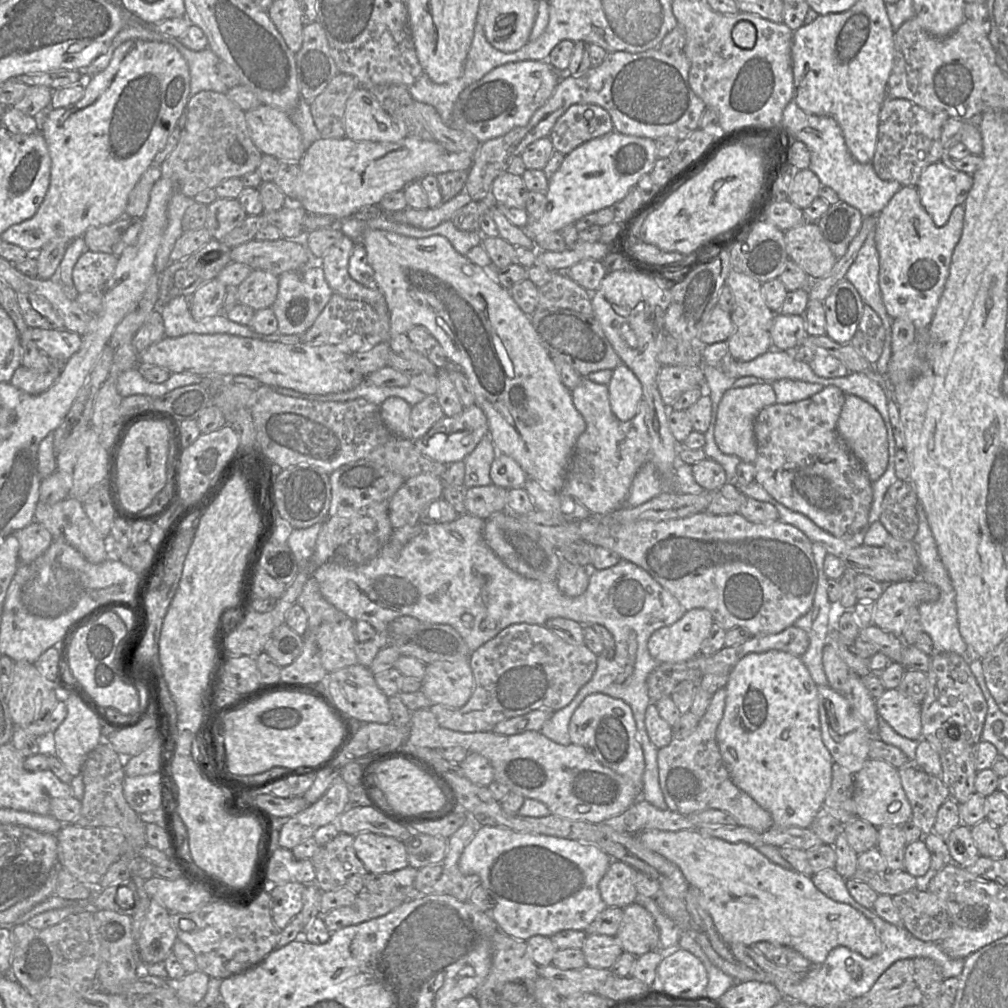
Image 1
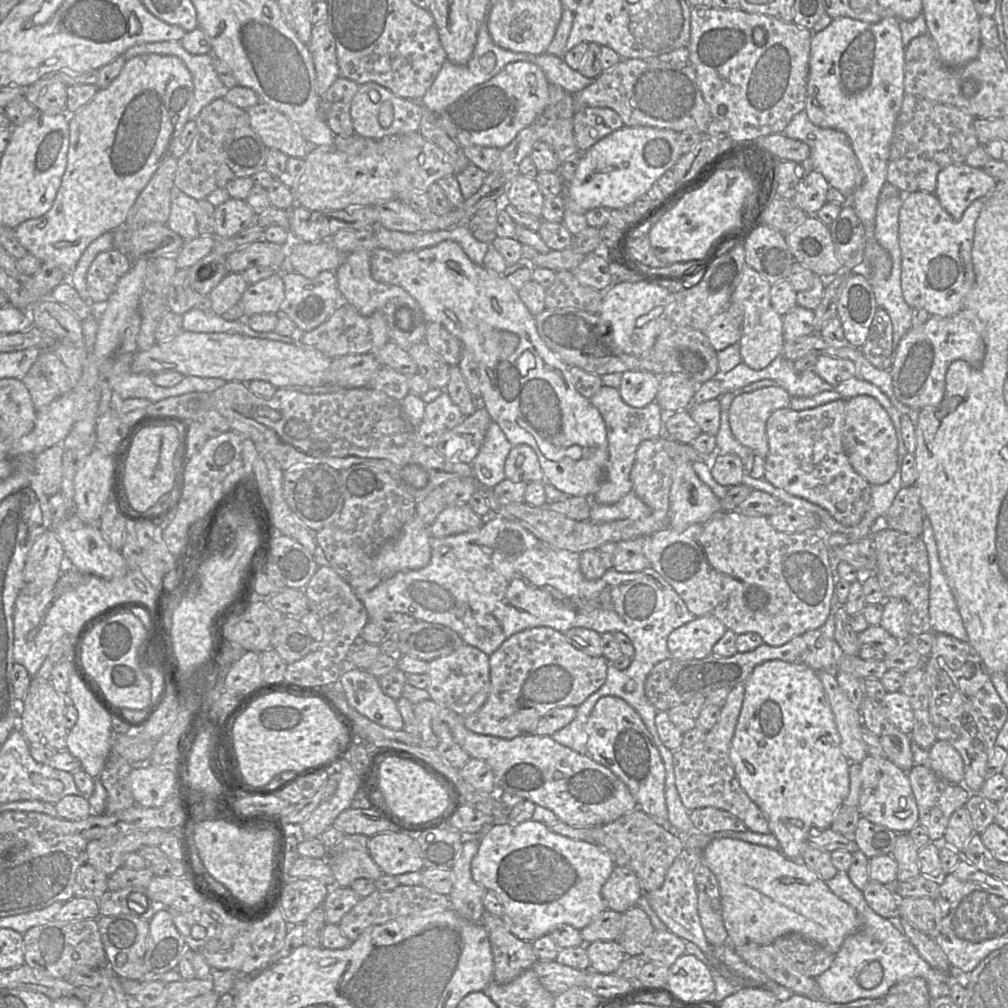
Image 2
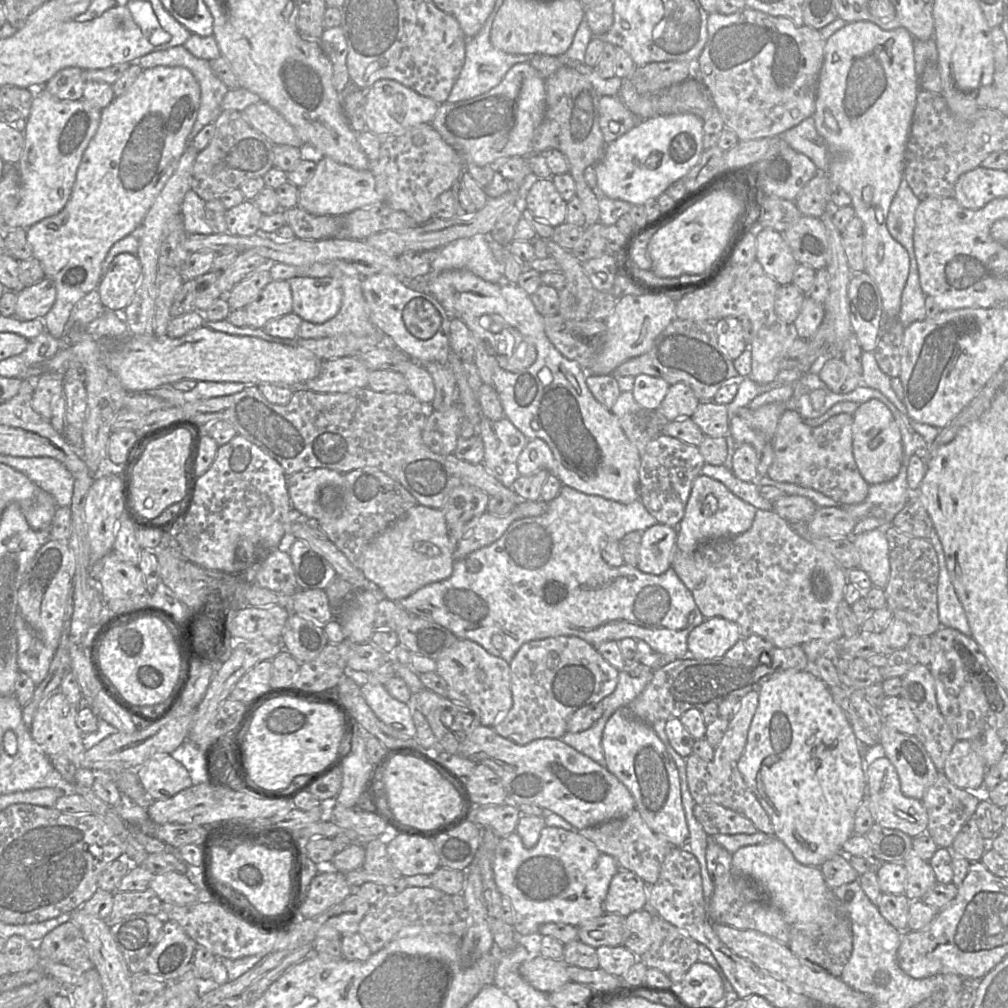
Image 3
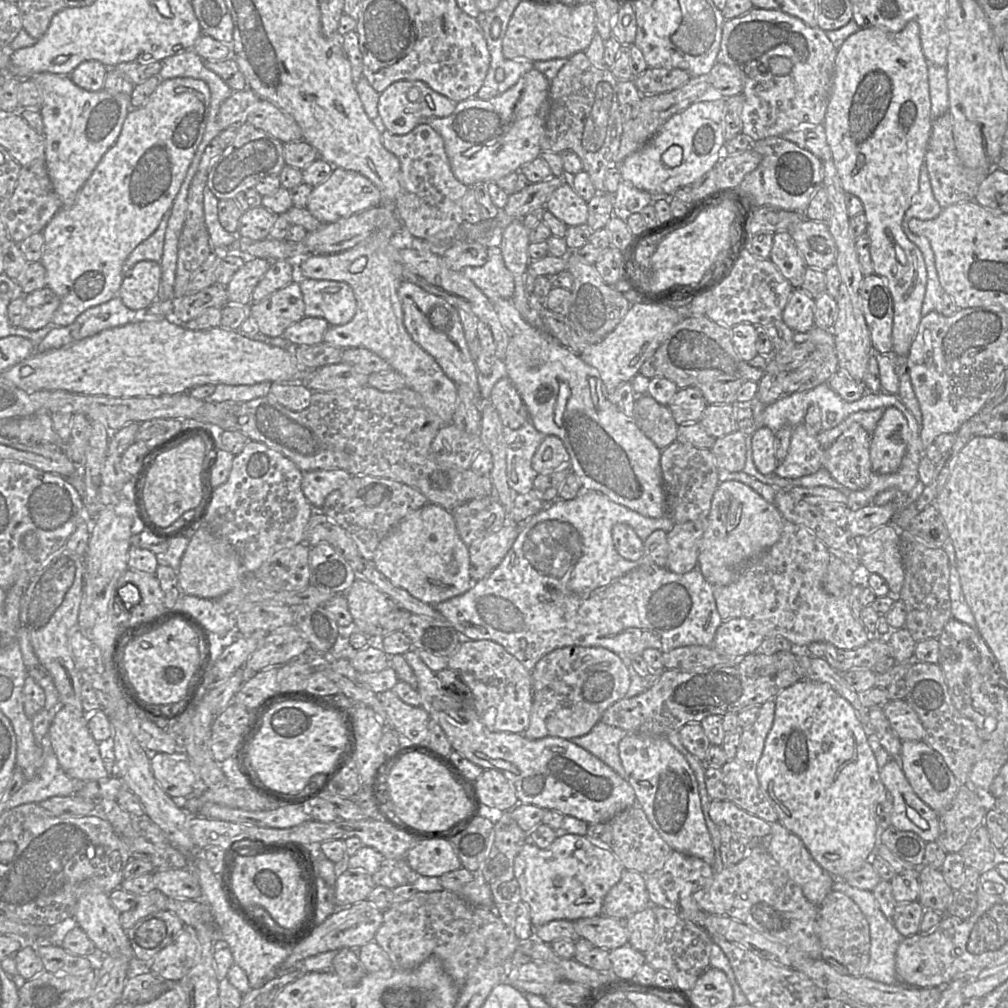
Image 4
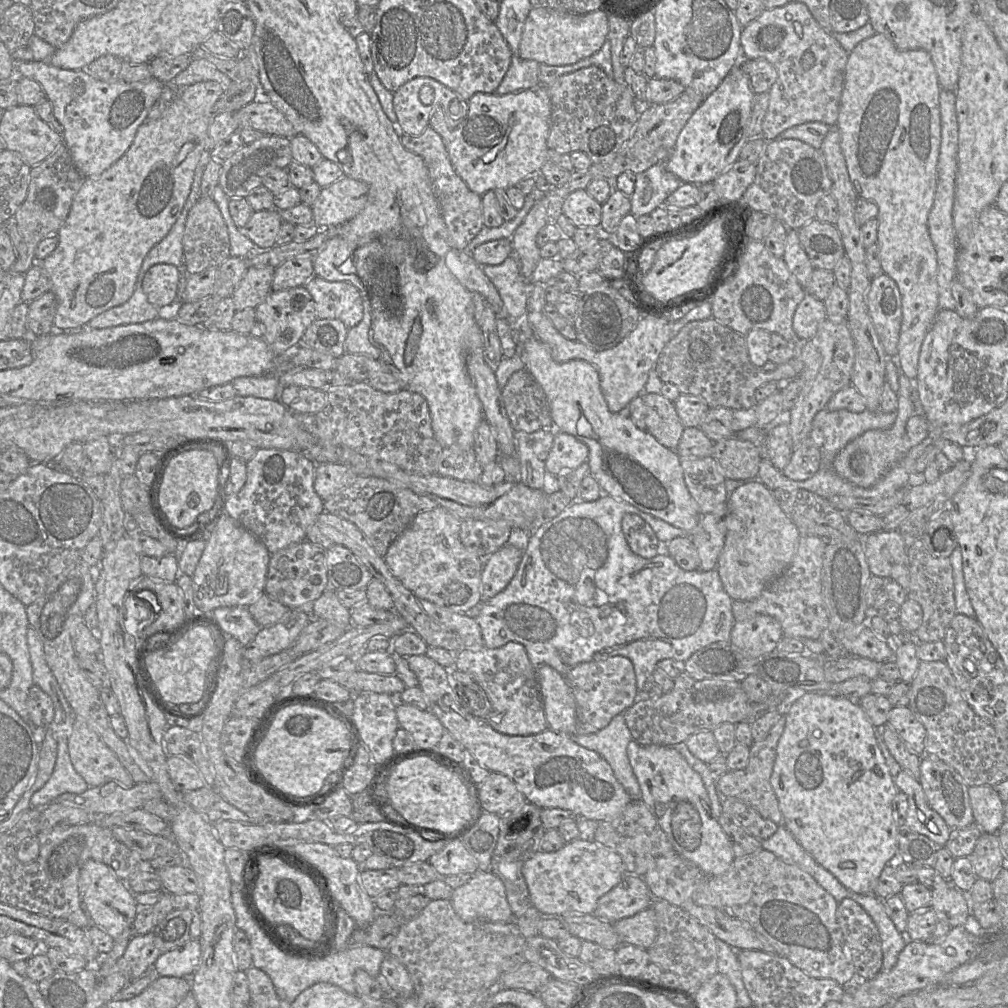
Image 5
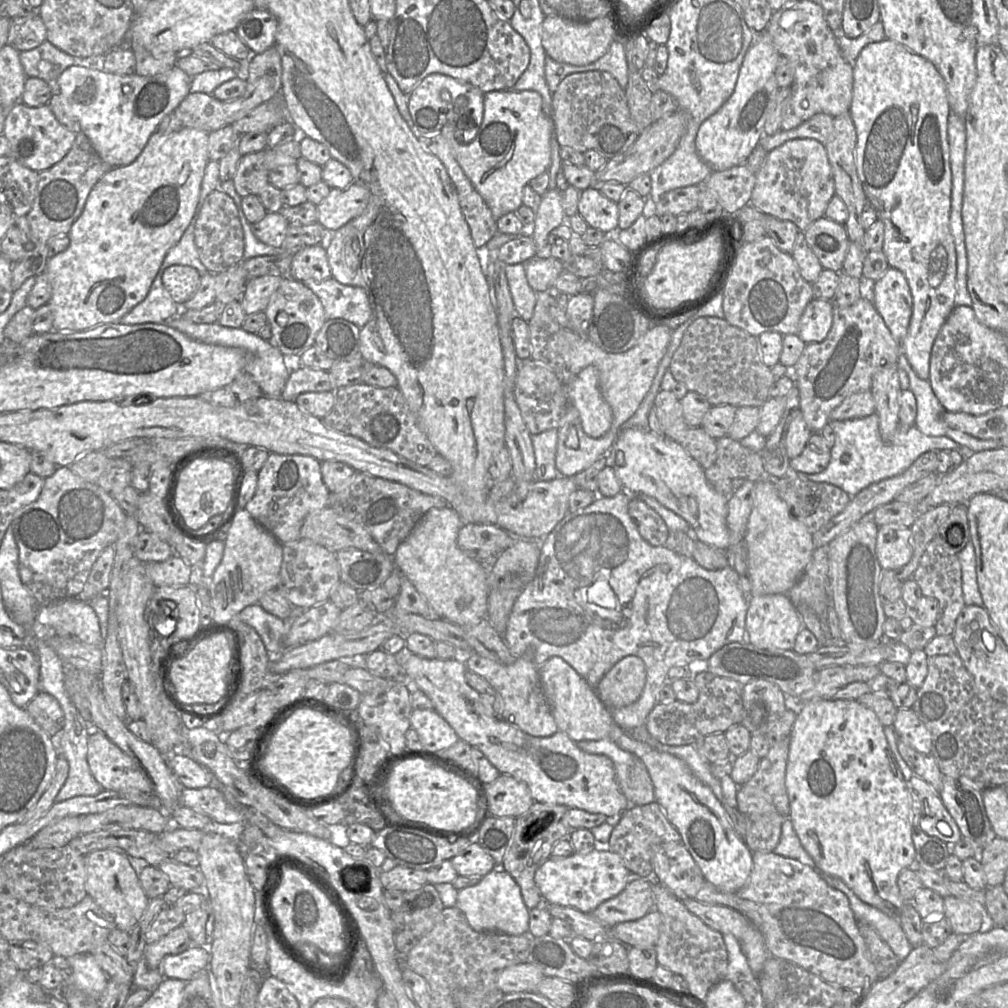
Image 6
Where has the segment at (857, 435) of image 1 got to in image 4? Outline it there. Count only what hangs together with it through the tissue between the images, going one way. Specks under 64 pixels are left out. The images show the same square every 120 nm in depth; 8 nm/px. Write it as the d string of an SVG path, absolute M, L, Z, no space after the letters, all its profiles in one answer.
M894 407L884 409L870 440L873 473L890 474L898 470L909 439L905 416Z

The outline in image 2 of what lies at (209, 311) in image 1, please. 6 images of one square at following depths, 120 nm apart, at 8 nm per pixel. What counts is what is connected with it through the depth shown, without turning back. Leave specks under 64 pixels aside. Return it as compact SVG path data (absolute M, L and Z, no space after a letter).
M228 273L208 294L212 312L216 315L223 315L239 303L248 286L241 273Z

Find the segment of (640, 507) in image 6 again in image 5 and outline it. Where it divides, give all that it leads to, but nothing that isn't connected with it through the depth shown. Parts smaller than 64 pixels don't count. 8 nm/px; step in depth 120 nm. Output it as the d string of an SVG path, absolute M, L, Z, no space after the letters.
M636 514L624 515L621 527L631 550L643 558L667 553L665 542L659 541L651 526Z

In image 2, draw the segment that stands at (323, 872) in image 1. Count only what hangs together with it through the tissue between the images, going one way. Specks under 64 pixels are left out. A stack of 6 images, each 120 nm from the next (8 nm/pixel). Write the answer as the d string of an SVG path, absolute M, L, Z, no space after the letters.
M361 834L345 835L323 859L330 867L336 886L350 887L359 878L377 880L384 873L368 851L368 837Z

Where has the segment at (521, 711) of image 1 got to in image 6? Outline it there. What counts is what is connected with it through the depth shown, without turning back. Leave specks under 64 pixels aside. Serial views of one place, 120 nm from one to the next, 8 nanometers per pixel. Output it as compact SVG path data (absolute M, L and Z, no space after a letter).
M626 656L619 660L594 688L602 703L609 709L617 709L636 702L646 682L646 669L642 659Z

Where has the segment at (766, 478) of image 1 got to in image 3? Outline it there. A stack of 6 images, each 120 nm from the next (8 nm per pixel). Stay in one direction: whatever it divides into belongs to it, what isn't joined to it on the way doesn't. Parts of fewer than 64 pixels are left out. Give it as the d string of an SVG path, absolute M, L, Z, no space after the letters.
M793 409L781 414L772 440L774 457L768 477L777 482L812 488L841 505L862 503L867 498L870 485L860 474L853 456L852 415L834 415L816 427L807 425L804 419Z

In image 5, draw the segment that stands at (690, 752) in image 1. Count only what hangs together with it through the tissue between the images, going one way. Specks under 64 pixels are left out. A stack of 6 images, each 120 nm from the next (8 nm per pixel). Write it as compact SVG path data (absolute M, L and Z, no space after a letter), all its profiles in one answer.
M781 715L771 728L768 736L762 741L754 742L749 747L749 762L745 769L728 770L716 778L717 793L720 800L723 798L722 795L725 798L736 798L754 808L762 817L778 825L784 823L784 818L779 808L778 799L771 786L770 777L776 759L777 745L783 733L785 723L785 716Z

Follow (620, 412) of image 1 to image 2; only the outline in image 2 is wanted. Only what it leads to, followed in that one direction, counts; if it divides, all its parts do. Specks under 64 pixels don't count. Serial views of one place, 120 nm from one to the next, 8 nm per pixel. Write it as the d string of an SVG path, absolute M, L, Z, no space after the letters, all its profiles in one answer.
M626 371L622 373L618 390L626 404L634 408L643 408L655 401L659 390L659 378L646 371Z

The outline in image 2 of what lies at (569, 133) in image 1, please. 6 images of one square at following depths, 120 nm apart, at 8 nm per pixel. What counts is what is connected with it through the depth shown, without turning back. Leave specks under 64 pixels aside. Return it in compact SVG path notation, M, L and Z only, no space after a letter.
M586 106L579 108L573 118L575 143L581 152L624 125L611 108Z

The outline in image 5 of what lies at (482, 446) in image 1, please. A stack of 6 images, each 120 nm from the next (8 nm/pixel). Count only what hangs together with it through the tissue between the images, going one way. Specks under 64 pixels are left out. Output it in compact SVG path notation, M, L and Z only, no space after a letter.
M551 426L535 432L515 431L516 456L521 465L521 483L532 489L545 484L546 460L558 430Z

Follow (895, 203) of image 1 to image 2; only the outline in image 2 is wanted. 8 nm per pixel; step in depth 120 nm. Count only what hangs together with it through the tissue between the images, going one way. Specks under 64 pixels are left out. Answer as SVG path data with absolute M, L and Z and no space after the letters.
M916 191L903 195L899 211L899 247L901 252L901 290L905 302L912 308L922 308L930 316L949 317L963 309L966 295L971 290L975 273L971 258L975 222L984 205L984 198L973 201L959 220L954 220L941 206L934 193Z

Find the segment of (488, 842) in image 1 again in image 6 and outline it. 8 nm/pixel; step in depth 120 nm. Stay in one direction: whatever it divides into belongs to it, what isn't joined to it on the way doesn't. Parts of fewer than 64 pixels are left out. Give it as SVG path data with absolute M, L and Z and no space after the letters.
M600 846L587 854L575 852L567 857L549 857L535 871L534 880L544 902L570 906L584 913L592 913L601 903L615 897L624 890L629 882L630 873L619 854L606 846Z

